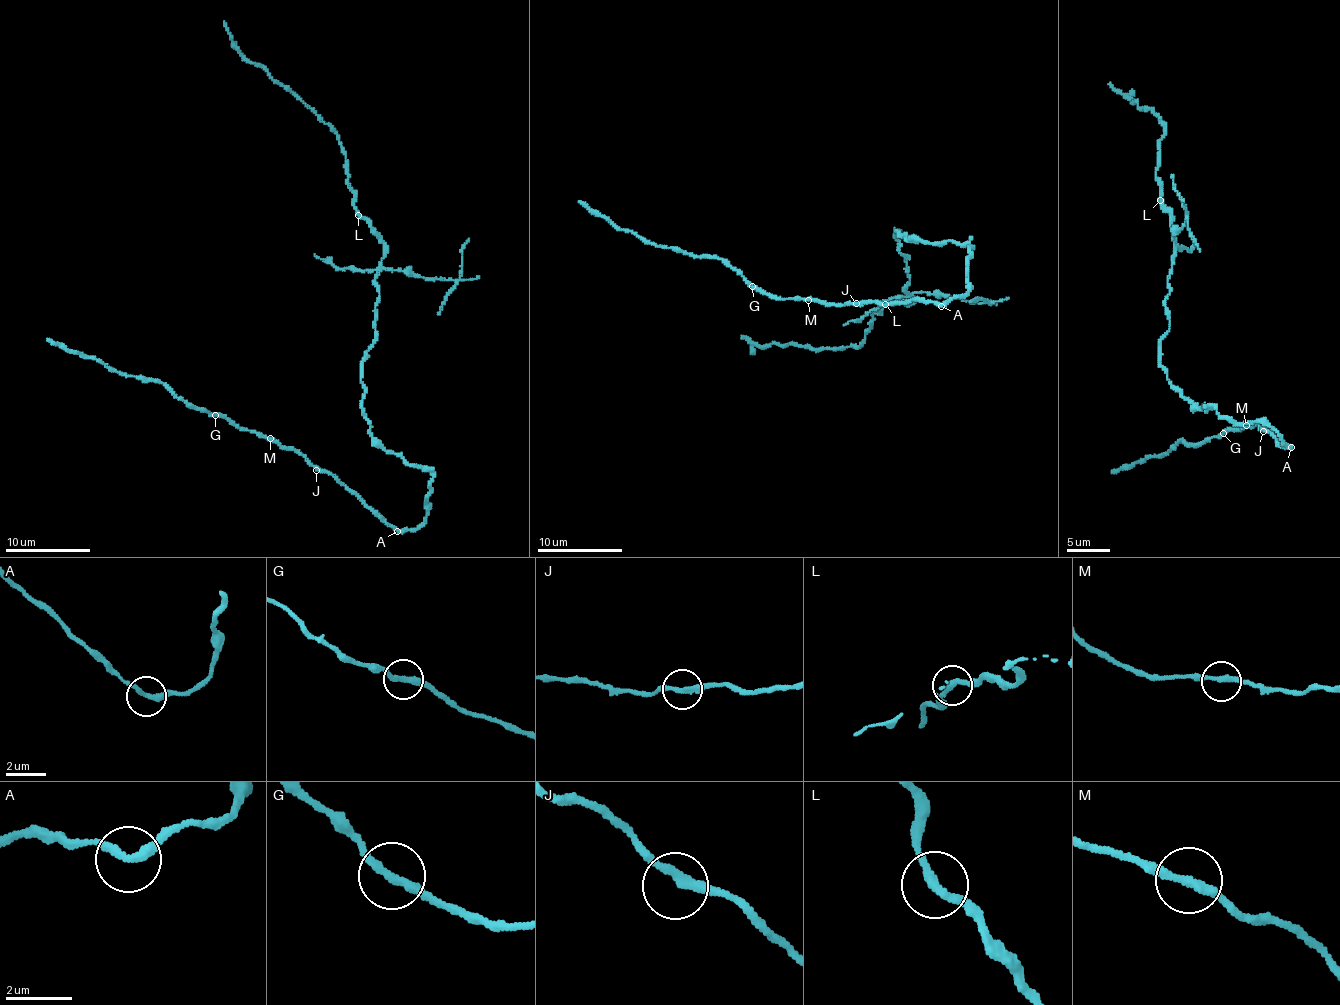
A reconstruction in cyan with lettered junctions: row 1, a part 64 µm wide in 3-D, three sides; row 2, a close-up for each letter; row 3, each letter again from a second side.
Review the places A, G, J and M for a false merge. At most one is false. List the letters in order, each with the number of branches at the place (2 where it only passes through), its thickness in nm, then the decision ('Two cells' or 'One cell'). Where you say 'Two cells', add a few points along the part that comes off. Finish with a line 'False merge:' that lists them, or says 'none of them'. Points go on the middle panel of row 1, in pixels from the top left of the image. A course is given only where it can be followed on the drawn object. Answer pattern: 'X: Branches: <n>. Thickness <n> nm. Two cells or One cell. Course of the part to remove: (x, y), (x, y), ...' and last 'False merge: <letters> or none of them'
A: Branches: 2. Thickness 280 nm. Two cells. Course of the part to remove: (941, 306), (968, 292), (972, 246), (894, 230), (907, 254), (911, 305), (875, 312), (862, 345), (741, 338)
G: Branches: 2. Thickness 260 nm. One cell
J: Branches: 2. Thickness 280 nm. One cell
M: Branches: 2. Thickness 240 nm. One cell
False merge: A

